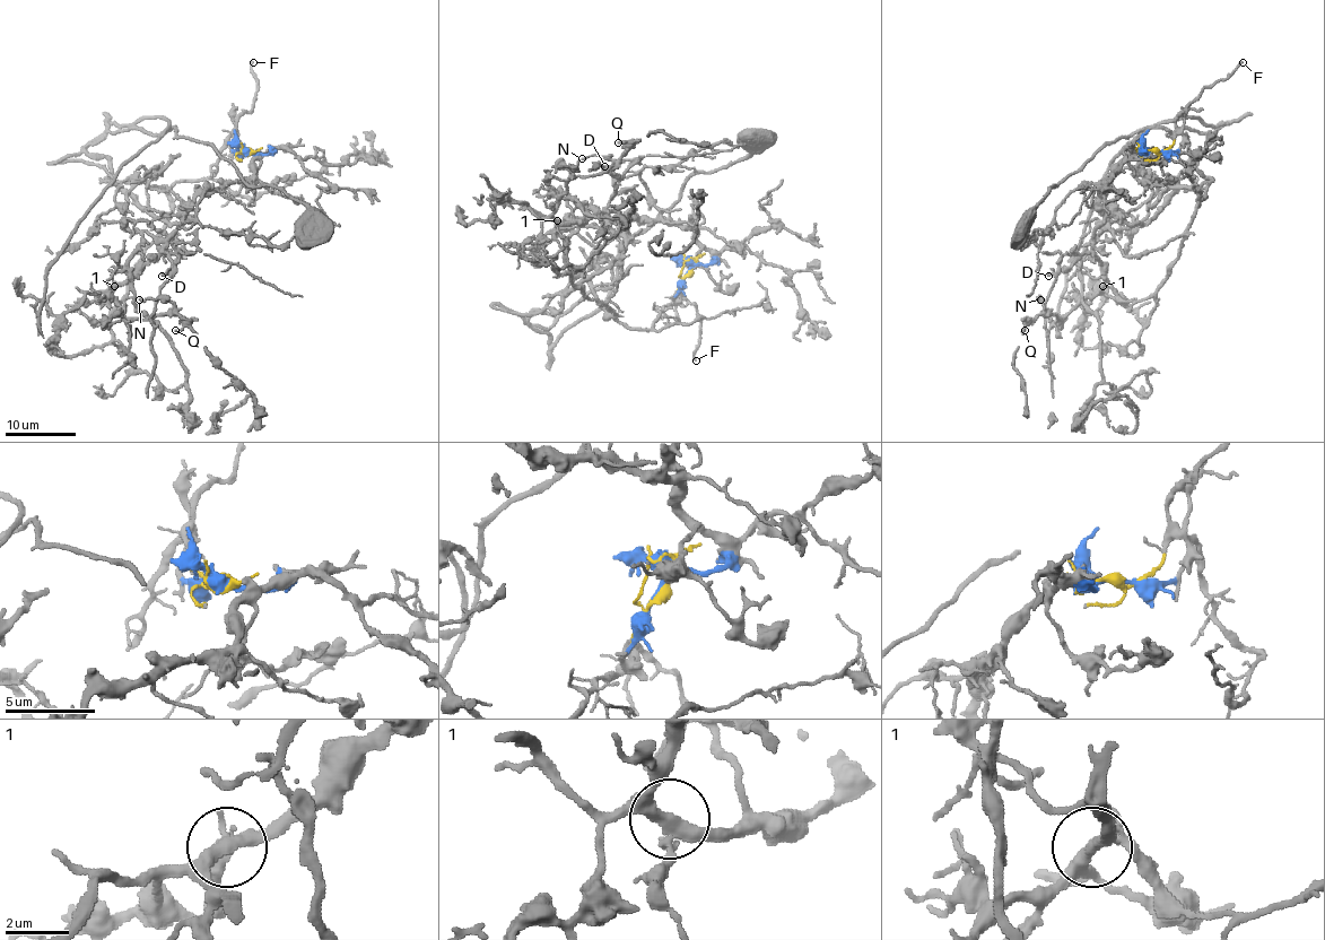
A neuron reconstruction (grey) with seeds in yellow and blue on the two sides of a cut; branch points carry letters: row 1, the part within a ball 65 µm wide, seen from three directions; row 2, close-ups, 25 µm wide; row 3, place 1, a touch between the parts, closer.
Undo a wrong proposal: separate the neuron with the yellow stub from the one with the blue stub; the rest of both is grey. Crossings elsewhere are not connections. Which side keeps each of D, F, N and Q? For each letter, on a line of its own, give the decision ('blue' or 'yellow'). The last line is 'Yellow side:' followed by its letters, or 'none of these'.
D: blue
F: yellow
N: blue
Q: blue
Yellow side: F

